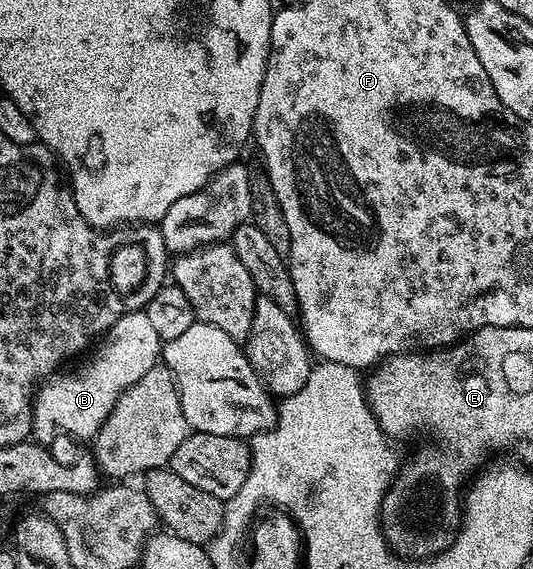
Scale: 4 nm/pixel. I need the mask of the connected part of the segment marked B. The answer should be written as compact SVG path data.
M123 312L121 319L117 319L117 323L113 323L113 327L103 334L87 359L72 373L56 372L34 390L31 428L36 442L51 443L55 433L94 438L105 419L109 419L109 411L113 411L120 395L133 387L133 383L137 383L145 371L160 364L161 342L147 312Z

